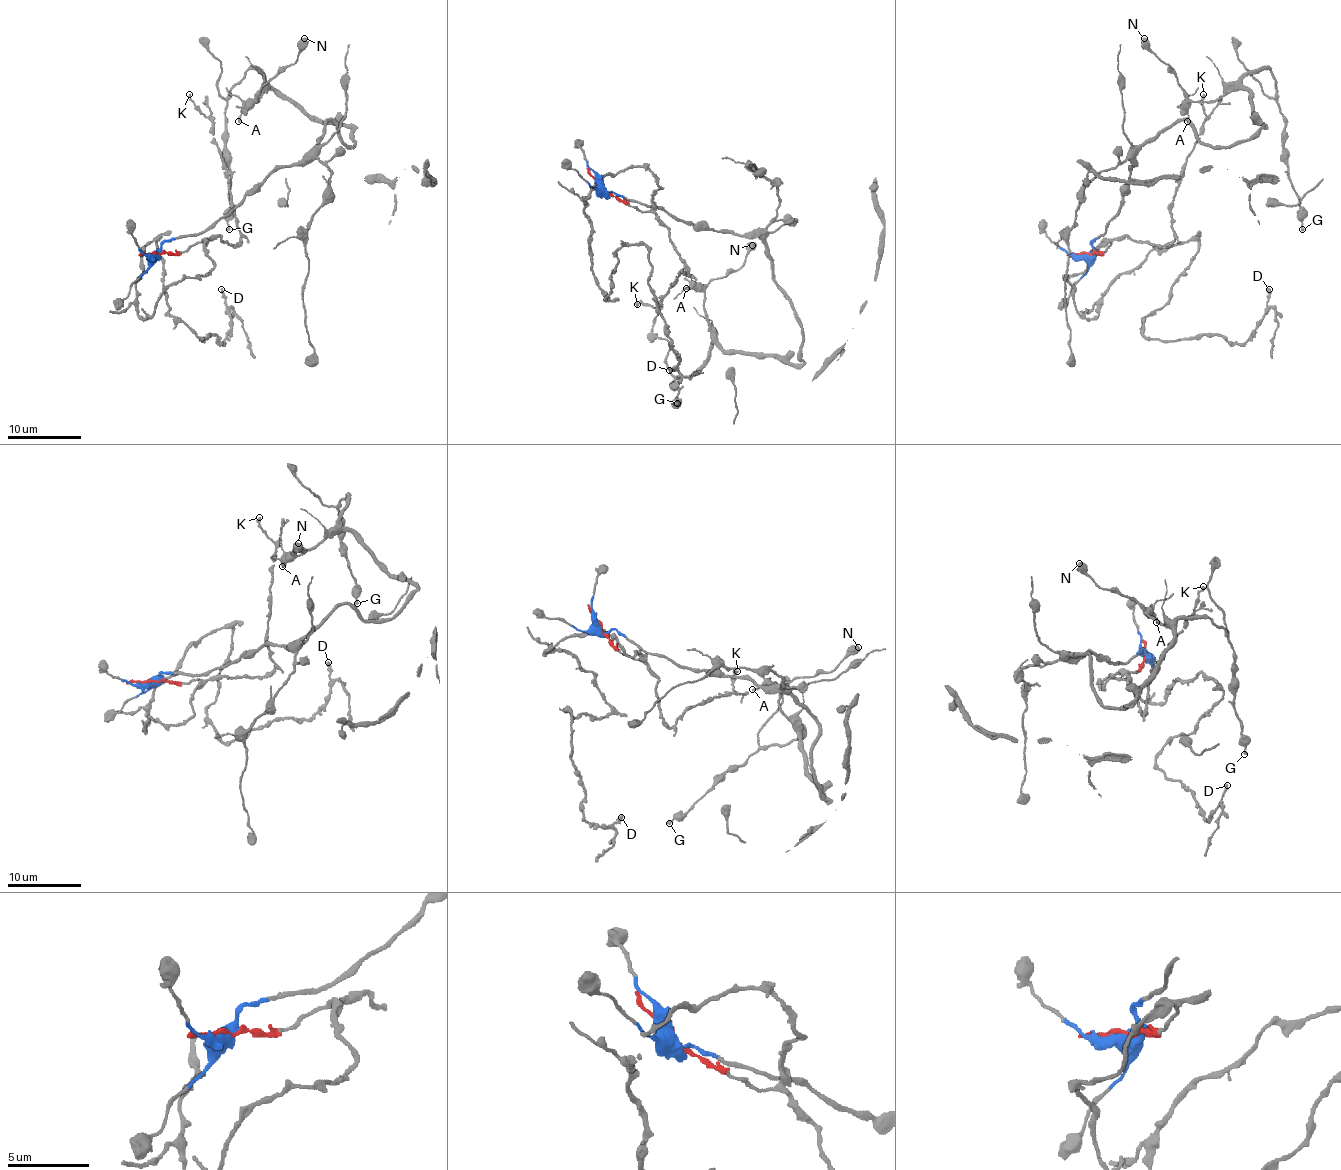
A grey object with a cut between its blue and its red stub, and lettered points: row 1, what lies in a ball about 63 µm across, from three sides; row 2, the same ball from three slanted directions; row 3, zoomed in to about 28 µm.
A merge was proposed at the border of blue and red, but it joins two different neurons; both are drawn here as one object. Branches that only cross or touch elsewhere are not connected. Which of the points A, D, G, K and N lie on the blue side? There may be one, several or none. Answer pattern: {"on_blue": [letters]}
{"on_blue": ["A", "G", "N"]}

